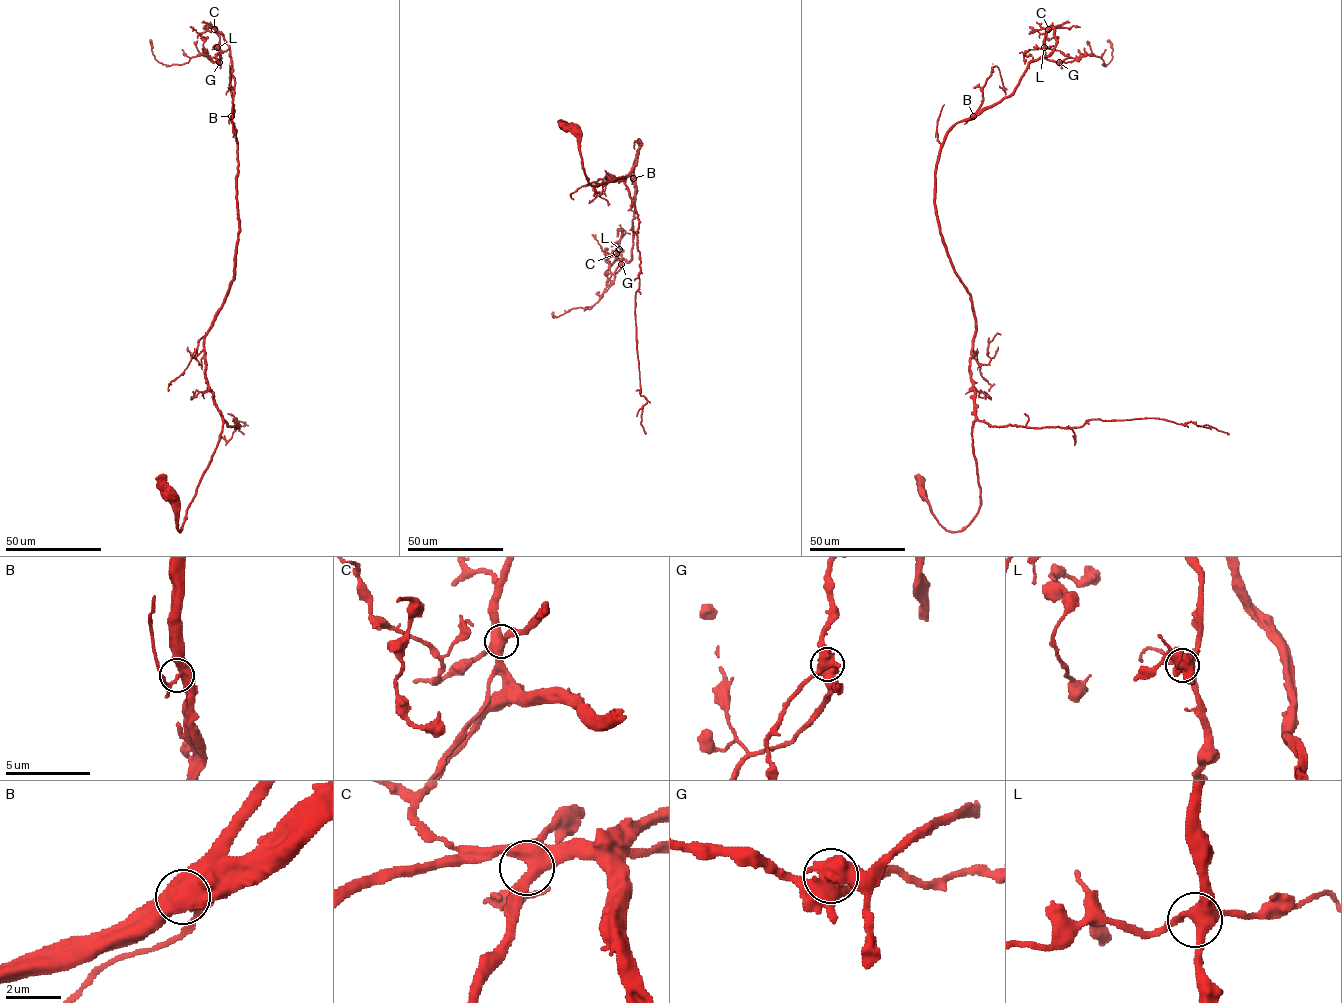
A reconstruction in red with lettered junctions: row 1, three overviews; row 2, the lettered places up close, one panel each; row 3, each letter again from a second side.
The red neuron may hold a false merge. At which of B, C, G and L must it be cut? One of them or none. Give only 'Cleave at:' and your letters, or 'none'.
Cleave at: G

